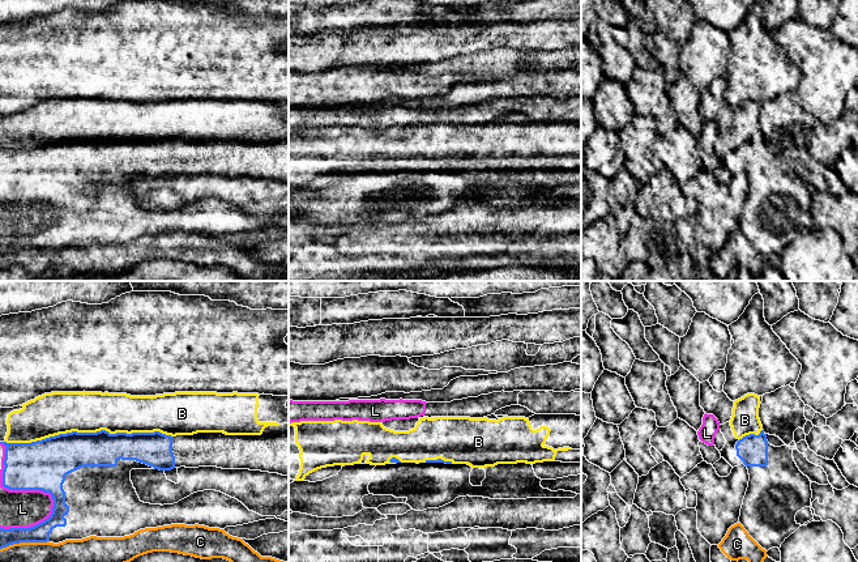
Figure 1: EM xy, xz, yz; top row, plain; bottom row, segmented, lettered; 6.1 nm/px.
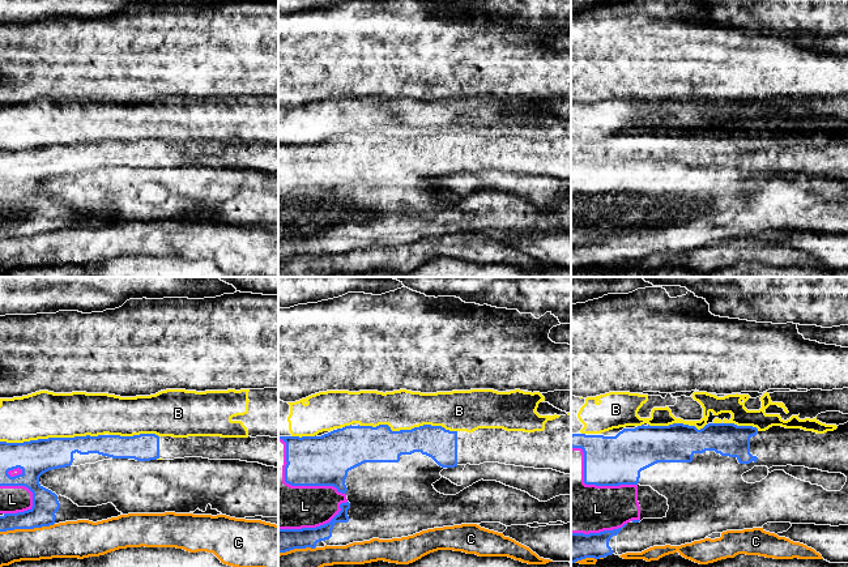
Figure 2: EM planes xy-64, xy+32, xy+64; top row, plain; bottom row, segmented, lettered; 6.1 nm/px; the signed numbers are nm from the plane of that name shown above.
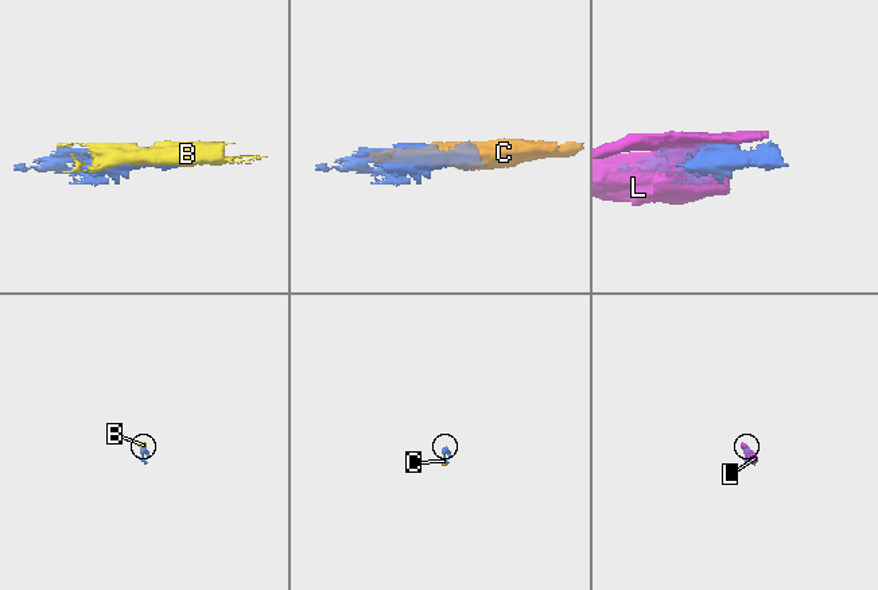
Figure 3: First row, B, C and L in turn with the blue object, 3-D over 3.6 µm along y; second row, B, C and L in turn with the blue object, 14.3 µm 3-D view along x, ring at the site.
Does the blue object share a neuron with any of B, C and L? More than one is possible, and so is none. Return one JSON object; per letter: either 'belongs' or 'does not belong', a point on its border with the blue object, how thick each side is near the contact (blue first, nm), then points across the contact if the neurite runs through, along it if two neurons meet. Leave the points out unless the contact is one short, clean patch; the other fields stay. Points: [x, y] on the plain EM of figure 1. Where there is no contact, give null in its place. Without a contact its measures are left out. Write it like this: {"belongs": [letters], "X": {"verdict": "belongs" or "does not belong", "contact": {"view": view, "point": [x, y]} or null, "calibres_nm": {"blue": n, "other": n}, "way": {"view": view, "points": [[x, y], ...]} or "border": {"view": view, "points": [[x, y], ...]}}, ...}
{"belongs": [], "B": {"verdict": "does not belong", "contact": {"view": "xy", "point": [88, 140]}, "calibres_nm": {"blue": 260, "other": 260}}, "C": {"verdict": "does not belong", "contact": {"view": "xy", "point": [24, 248]}, "calibres_nm": {"blue": 110, "other": 220}}, "L": {"verdict": "does not belong", "contact": {"view": "xy", "point": [24, 196]}, "calibres_nm": {"blue": 300, "other": 240}}}

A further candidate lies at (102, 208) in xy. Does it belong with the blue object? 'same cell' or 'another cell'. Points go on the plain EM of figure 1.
same cell

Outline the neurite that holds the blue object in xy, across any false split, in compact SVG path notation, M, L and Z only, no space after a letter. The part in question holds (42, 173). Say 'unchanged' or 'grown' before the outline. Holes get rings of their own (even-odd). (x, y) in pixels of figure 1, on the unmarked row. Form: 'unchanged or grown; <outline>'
grown; M0 114L0 150L5 156L3 193L9 197L42 197L54 207L52 221L30 235L0 235L0 256L20 250L54 250L97 244L124 244L145 235L171 231L205 233L225 237L259 227L274 226L249 218L242 209L221 199L204 197L174 212L150 212L140 208L131 188L132 176L217 174L249 176L289 183L289 131L268 133L261 142L226 142L197 140L166 142L154 140L67 140L31 150L7 150L8 122L24 114Z

